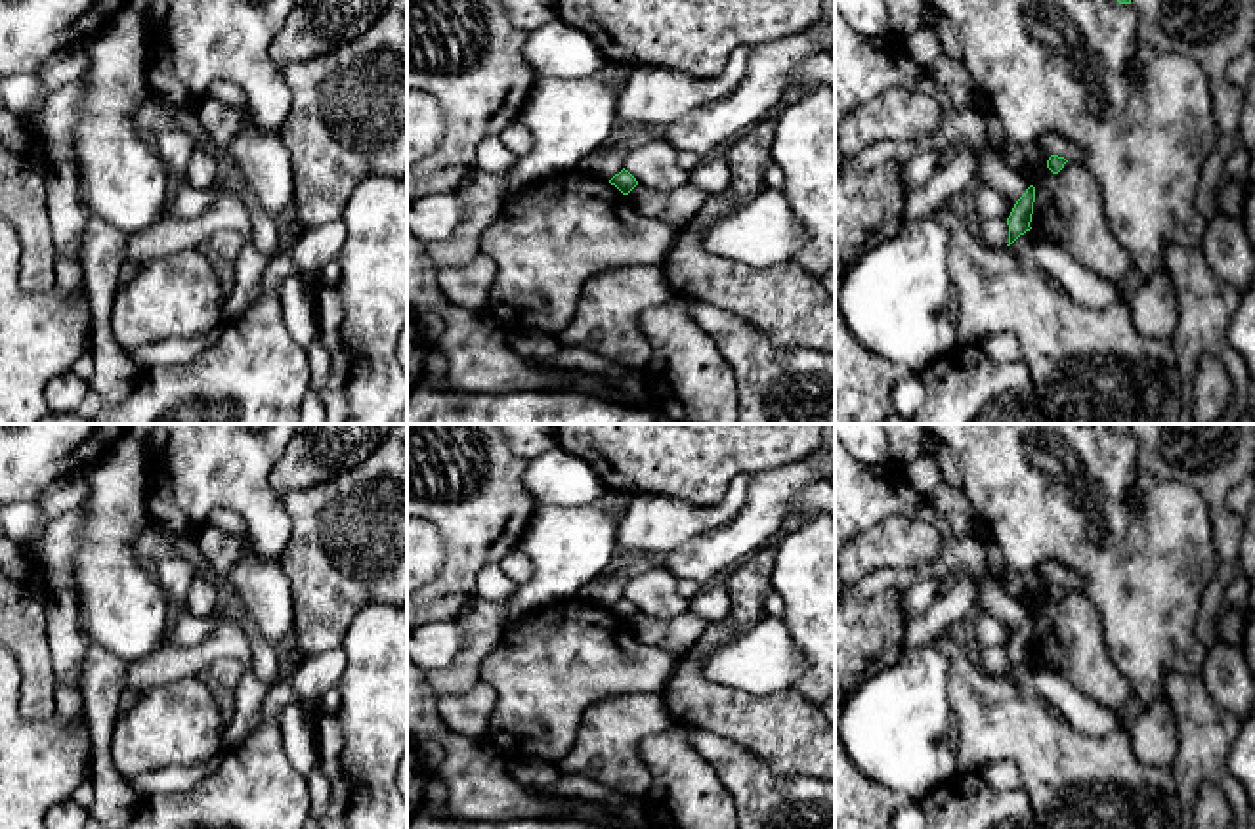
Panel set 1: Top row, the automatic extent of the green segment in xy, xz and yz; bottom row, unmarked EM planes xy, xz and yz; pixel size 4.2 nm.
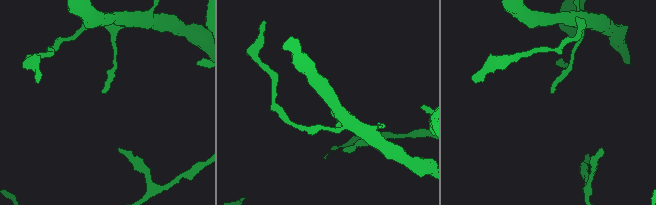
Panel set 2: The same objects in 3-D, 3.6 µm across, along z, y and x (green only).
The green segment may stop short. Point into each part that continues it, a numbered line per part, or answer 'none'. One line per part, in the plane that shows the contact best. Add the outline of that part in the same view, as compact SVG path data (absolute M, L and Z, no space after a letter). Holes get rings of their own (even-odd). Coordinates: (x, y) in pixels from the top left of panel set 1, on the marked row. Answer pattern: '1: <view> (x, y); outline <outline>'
none

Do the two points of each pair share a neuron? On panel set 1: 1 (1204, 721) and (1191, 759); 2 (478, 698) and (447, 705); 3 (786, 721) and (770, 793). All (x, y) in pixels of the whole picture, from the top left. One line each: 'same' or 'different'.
1: same
2: same
3: different

